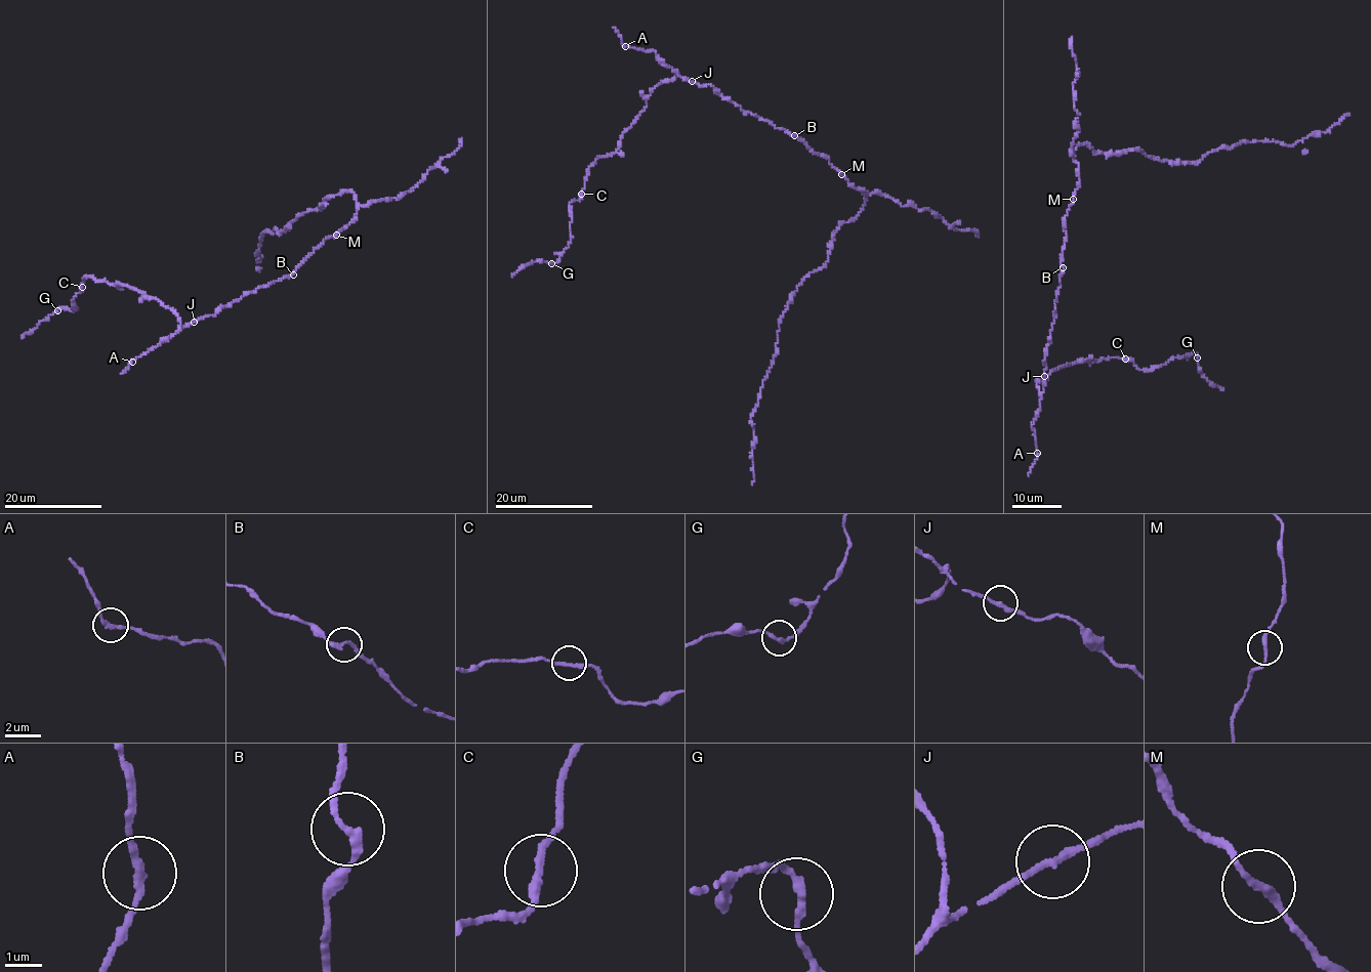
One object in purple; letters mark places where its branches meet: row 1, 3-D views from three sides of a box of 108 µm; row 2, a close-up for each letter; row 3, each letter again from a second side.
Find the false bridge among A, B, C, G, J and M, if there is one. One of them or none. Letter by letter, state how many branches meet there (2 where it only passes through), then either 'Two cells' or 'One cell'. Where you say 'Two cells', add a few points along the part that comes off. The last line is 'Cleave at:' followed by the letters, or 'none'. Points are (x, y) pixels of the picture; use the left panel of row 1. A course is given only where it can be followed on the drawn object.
A: Branches: 2. One cell
B: Branches: 2. One cell
C: Branches: 2. One cell
G: Branches: 2. One cell
J: Branches: 2. One cell
M: Branches: 2. One cell
Cleave at: none

